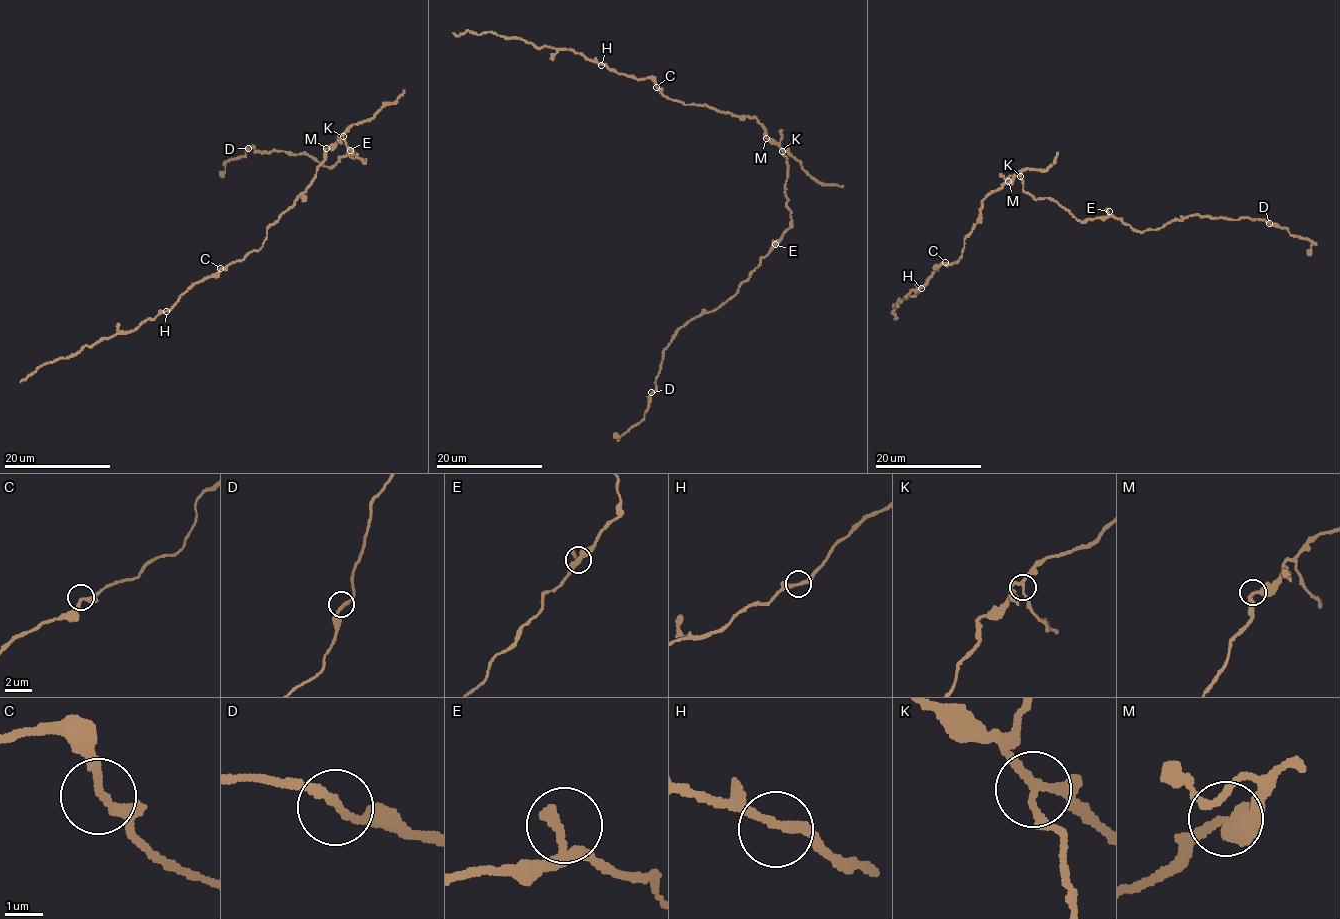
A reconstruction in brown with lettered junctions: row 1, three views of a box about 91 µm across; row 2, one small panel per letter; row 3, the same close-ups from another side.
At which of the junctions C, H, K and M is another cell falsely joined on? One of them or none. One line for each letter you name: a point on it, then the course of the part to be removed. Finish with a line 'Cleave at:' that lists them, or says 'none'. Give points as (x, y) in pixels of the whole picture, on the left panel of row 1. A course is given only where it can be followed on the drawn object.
K: at (343, 136); foreign part runs (343, 136), (365, 161), (348, 154), (323, 165), (305, 154), (255, 152), (252, 144), (225, 163), (221, 177)
Cleave at: K

